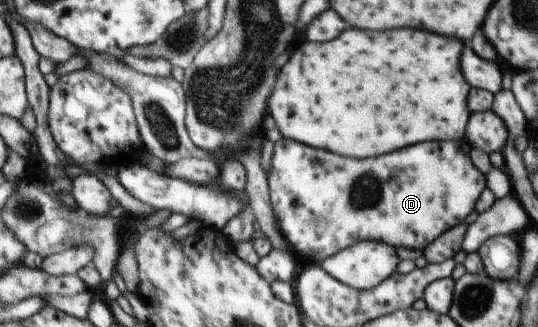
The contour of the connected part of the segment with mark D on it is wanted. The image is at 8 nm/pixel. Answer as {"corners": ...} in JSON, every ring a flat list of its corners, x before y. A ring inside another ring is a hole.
{"corners":[[282,137,282,140,274,145,274,154,272,154,270,172,268,172,267,178,270,202,272,202,272,212,274,212,274,216,276,216,278,228,280,228,280,232,282,232,282,236,286,238,290,251,304,256,308,261,312,260,312,263,321,263,323,260,326,260,326,258,329,258,329,256,337,255,338,252,342,252,345,248,362,241,378,241,384,242,384,244,399,247,404,246,408,249,423,251,429,244,432,244,438,236,456,227,456,224,460,224,460,222,474,210,474,204,478,202,478,199,480,199,481,195,485,192,486,180,484,180,484,174,480,174,480,172,474,168,474,164,470,162,470,156,468,156,470,150,468,150,468,148,470,148,470,146,468,146,468,142,466,142,465,138,460,140,447,140,444,142,424,142,424,144,414,144,414,148,404,148,404,150,392,152,392,154,356,160,356,158,344,158,344,156,326,152,326,150,316,150,316,148,310,148,310,146,304,146,304,144,298,144,298,142,294,142,294,140,288,140,288,138]]}

